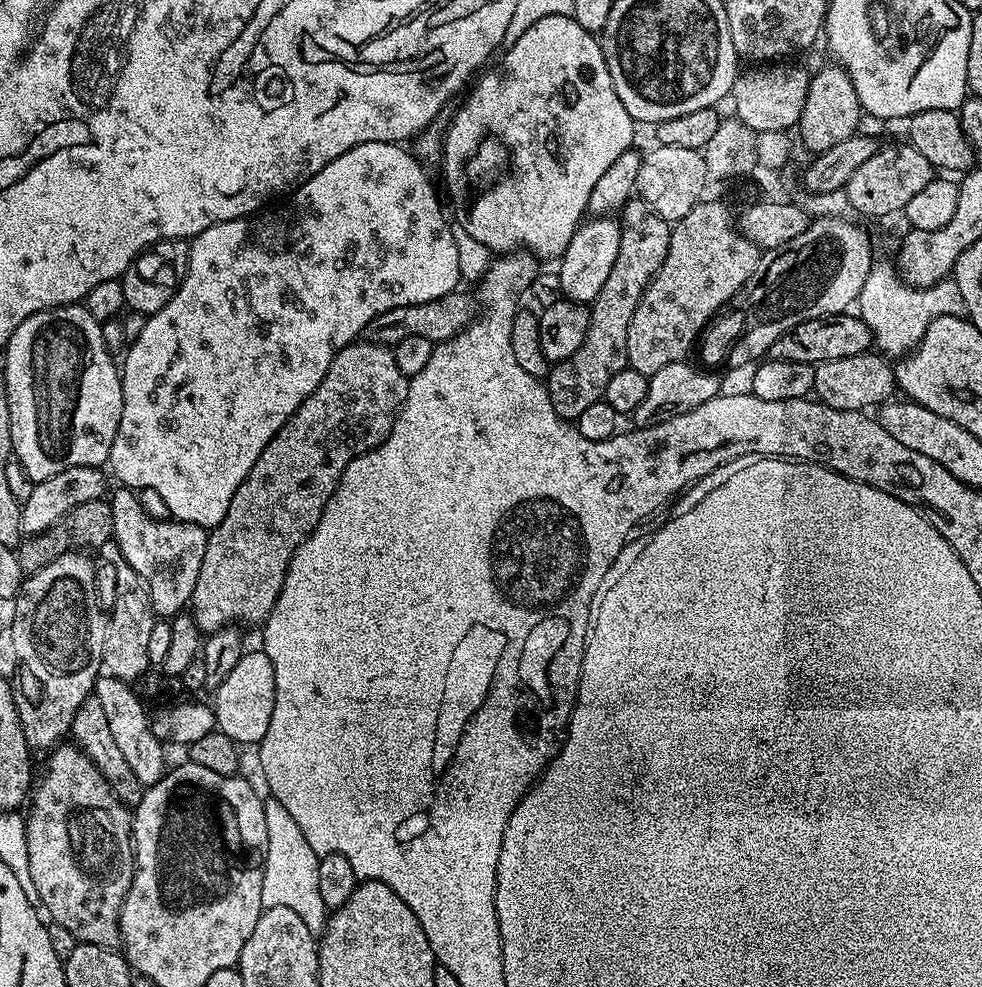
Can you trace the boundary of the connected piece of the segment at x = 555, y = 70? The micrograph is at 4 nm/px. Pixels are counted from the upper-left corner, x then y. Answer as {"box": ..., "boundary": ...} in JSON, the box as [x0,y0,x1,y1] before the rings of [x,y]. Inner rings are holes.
{"box":[443,16,637,258],"boundary":[[[572,16],[538,18],[538,22],[534,22],[534,26],[530,26],[530,30],[526,30],[526,34],[522,34],[522,38],[518,38],[518,42],[514,42],[514,46],[507,48],[503,54],[505,56],[500,61],[497,59],[483,73],[484,77],[481,75],[471,85],[473,88],[472,93],[468,96],[468,101],[453,114],[452,121],[448,124],[448,132],[446,128],[443,133],[444,188],[448,191],[449,202],[452,203],[453,213],[451,212],[451,215],[454,217],[455,223],[460,224],[462,230],[466,230],[466,234],[472,235],[477,242],[482,242],[482,246],[486,246],[493,254],[507,254],[523,250],[532,253],[537,258],[545,258],[544,256],[559,258],[563,256],[566,246],[570,246],[570,238],[574,238],[577,228],[585,219],[590,193],[593,192],[598,178],[602,178],[602,174],[606,174],[607,168],[622,153],[633,147],[632,139],[636,136],[637,125],[632,116],[626,114],[626,106],[622,106],[622,98],[618,98],[618,94],[614,90],[614,82],[610,78],[610,70],[606,66],[604,51],[600,49],[600,40],[593,33],[578,26],[578,22]]]}

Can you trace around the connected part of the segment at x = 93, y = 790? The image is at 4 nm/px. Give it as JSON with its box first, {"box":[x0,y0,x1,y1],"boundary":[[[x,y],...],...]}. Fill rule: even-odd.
{"box":[26,743,136,950],"boundary":[[[61,743],[59,746],[51,749],[47,756],[48,769],[45,770],[44,777],[41,780],[39,777],[38,783],[30,796],[32,809],[26,812],[26,854],[30,862],[30,876],[34,882],[34,890],[38,890],[38,898],[42,898],[46,910],[50,910],[52,923],[58,926],[66,926],[66,930],[70,930],[70,934],[74,934],[76,941],[81,944],[93,944],[94,946],[102,946],[103,948],[113,950],[119,949],[121,947],[120,911],[122,910],[122,902],[130,890],[132,875],[136,872],[136,858],[132,851],[132,812],[129,805],[123,804],[112,793],[112,789],[104,781],[104,776],[94,766],[94,762],[84,751],[77,748],[75,743]]]}

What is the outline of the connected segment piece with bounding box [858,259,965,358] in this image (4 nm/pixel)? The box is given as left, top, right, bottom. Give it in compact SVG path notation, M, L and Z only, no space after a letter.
M877 259L860 291L858 315L872 332L877 353L888 358L904 358L919 344L926 334L926 326L930 326L934 318L964 316L965 310L962 290L958 290L955 279L939 280L928 288L916 288L903 280L891 259Z

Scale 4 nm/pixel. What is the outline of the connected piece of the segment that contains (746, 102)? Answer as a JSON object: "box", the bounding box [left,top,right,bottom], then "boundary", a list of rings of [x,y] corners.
{"box":[730,62,810,134],"boundary":[[[774,62],[758,66],[746,74],[739,73],[730,93],[734,106],[733,113],[746,127],[759,134],[762,132],[779,132],[795,127],[805,105],[810,82],[808,70],[790,65],[790,62]]]}

